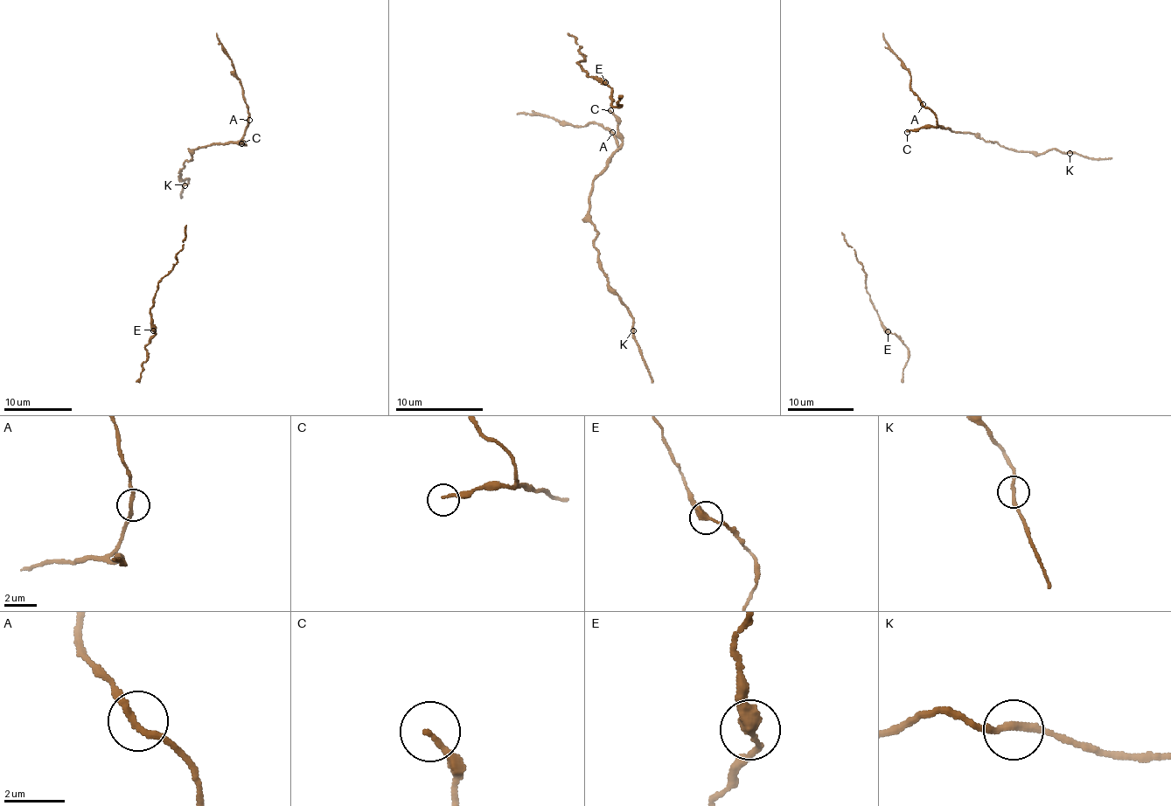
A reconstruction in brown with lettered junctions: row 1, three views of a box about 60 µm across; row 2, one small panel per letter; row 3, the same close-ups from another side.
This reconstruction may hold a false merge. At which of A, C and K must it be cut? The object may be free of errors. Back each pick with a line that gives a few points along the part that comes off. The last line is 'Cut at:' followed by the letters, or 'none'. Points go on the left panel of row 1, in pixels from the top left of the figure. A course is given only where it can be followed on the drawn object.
Cut at: none

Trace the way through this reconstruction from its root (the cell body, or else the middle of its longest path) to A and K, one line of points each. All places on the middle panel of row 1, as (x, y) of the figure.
A: (610, 110), (622, 140), (618, 148), (612, 132)
K: (610, 110), (622, 147), (593, 182), (588, 218), (596, 234), (598, 267), (607, 287), (629, 312), (632, 330)

